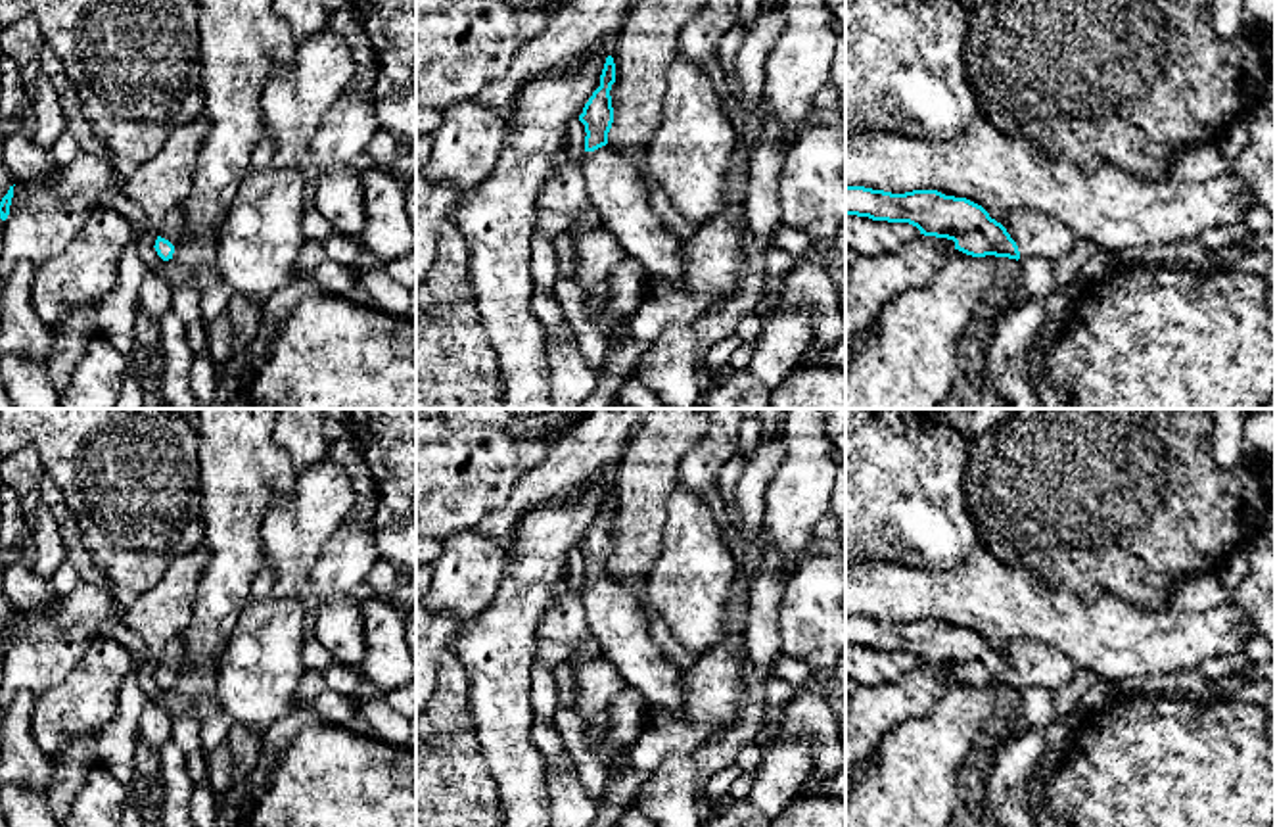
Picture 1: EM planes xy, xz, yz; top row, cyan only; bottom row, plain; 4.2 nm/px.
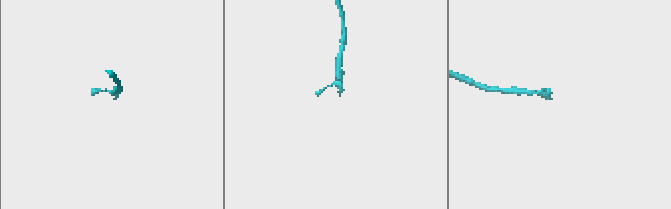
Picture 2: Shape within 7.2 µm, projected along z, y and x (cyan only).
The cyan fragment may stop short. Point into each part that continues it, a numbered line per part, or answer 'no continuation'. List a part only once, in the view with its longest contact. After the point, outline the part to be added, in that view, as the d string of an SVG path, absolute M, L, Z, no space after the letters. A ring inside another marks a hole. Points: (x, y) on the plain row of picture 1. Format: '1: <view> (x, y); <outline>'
1: yz (1036, 664); M1012 641L1007 647L1005 658L1016 672L1020 687L1047 687L1056 691L1070 683L1081 670L1060 650L1039 641Z

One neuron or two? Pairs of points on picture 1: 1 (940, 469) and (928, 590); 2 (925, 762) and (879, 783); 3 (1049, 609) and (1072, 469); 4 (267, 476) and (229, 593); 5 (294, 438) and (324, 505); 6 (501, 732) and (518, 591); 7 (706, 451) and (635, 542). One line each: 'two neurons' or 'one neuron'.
1: two neurons
2: one neuron
3: two neurons
4: one neuron
5: two neurons
6: one neuron
7: two neurons

